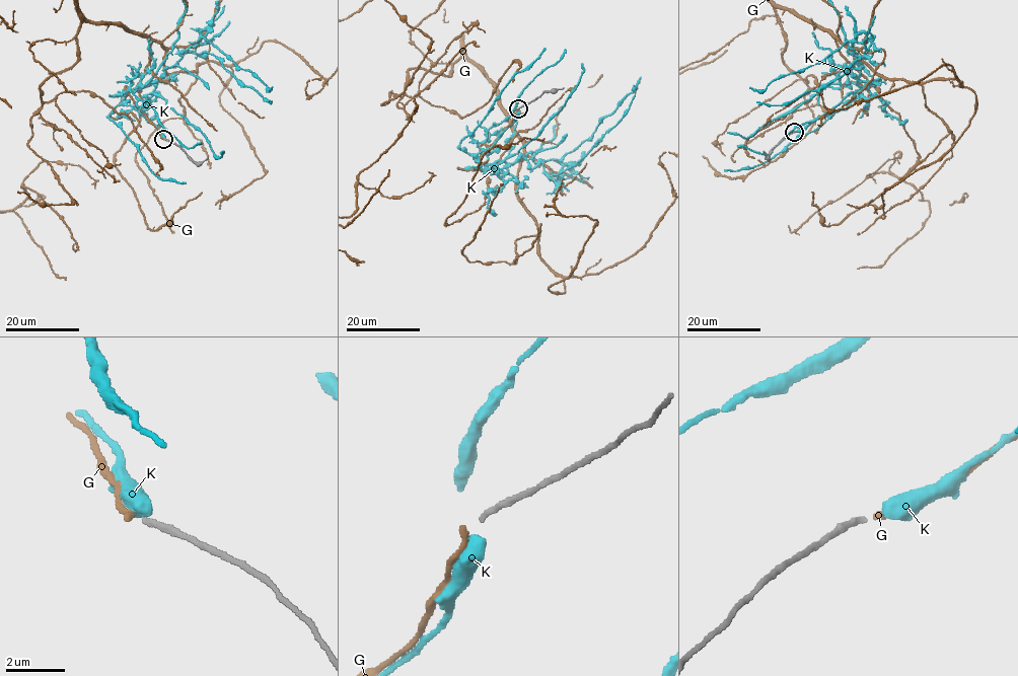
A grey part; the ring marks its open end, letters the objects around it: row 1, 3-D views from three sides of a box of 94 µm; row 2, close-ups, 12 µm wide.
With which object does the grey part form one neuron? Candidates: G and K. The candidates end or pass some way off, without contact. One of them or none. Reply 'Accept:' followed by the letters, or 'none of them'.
Accept: G

